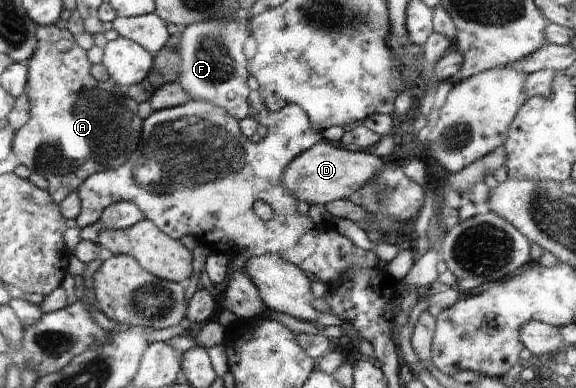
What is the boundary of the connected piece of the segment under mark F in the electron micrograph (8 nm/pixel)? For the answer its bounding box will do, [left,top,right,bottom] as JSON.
[177,19,250,121]

